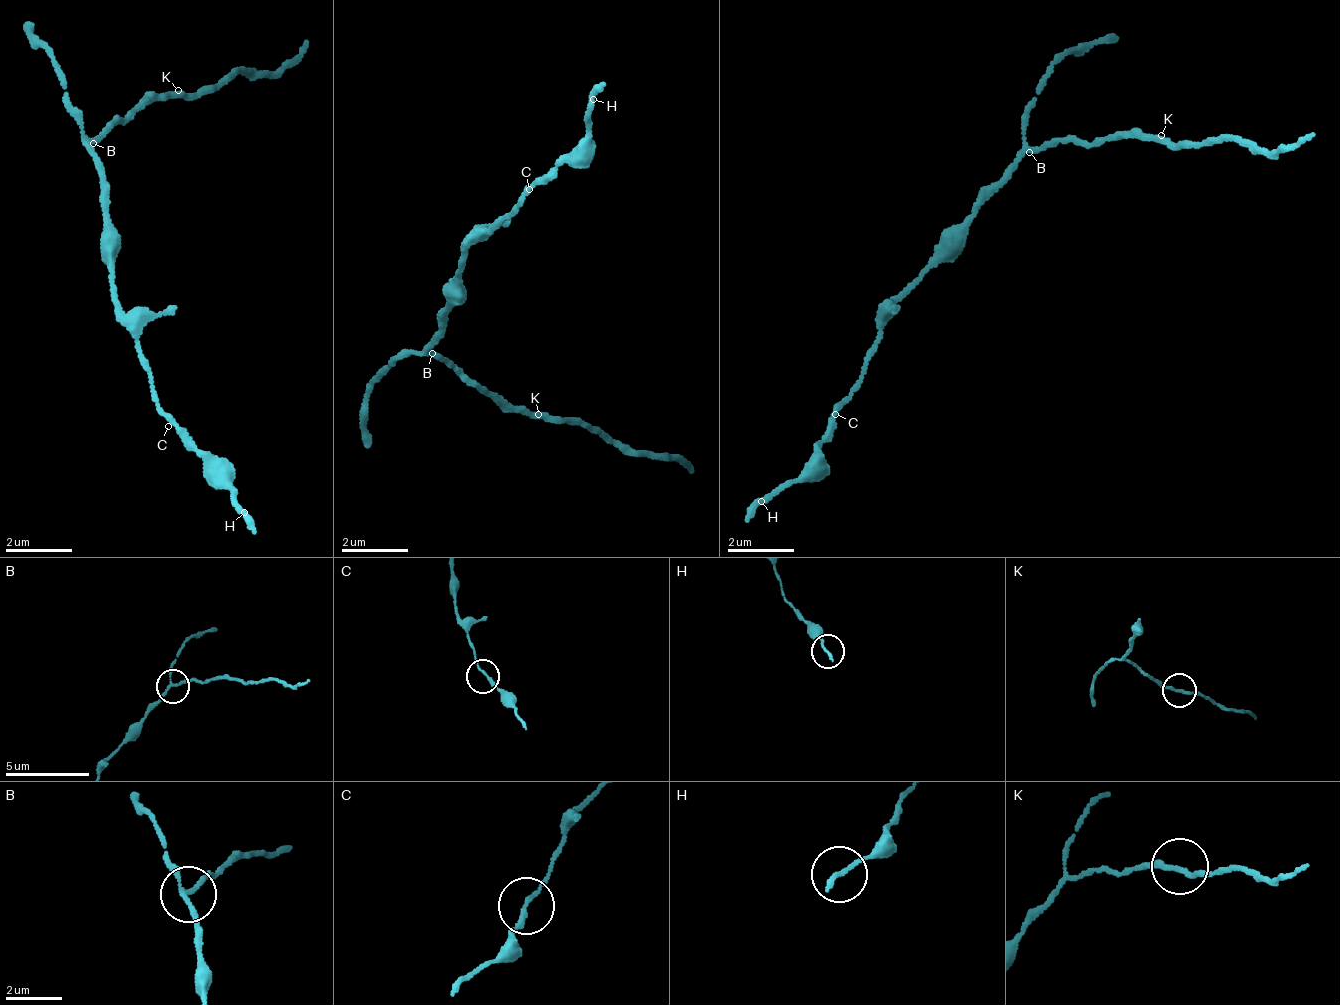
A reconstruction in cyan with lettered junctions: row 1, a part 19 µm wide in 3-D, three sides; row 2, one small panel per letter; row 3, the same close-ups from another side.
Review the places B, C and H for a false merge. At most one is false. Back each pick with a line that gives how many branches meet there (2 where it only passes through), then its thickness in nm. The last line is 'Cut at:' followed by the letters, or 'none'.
B: branches 3; calibre 140 nm
Cut at: B

